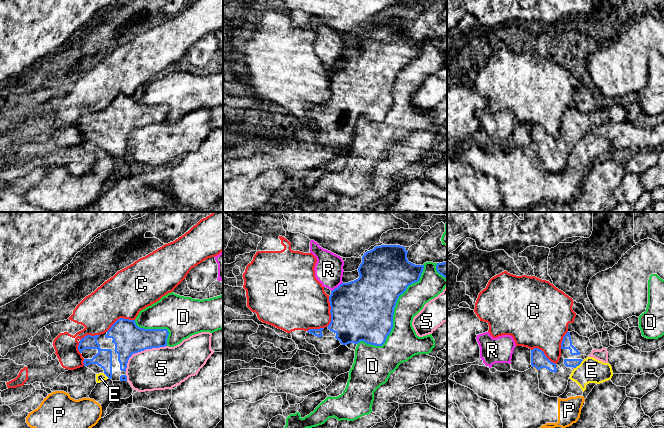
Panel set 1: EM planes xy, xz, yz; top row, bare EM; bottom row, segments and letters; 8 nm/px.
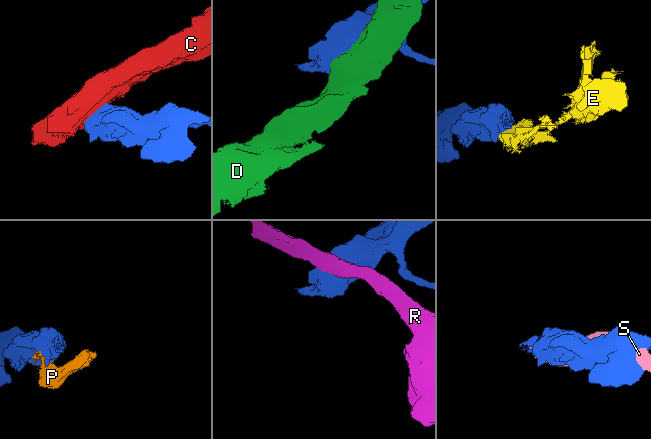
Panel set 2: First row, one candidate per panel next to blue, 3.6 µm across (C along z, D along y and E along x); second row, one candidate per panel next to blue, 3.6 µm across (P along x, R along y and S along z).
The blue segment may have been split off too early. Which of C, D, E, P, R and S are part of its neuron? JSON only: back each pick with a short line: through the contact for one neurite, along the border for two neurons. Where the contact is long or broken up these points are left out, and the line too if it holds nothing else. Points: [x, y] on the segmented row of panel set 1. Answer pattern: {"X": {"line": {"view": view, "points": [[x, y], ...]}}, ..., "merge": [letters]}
{"merge": []}

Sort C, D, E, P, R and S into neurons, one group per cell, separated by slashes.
C / D / E P / R / S

